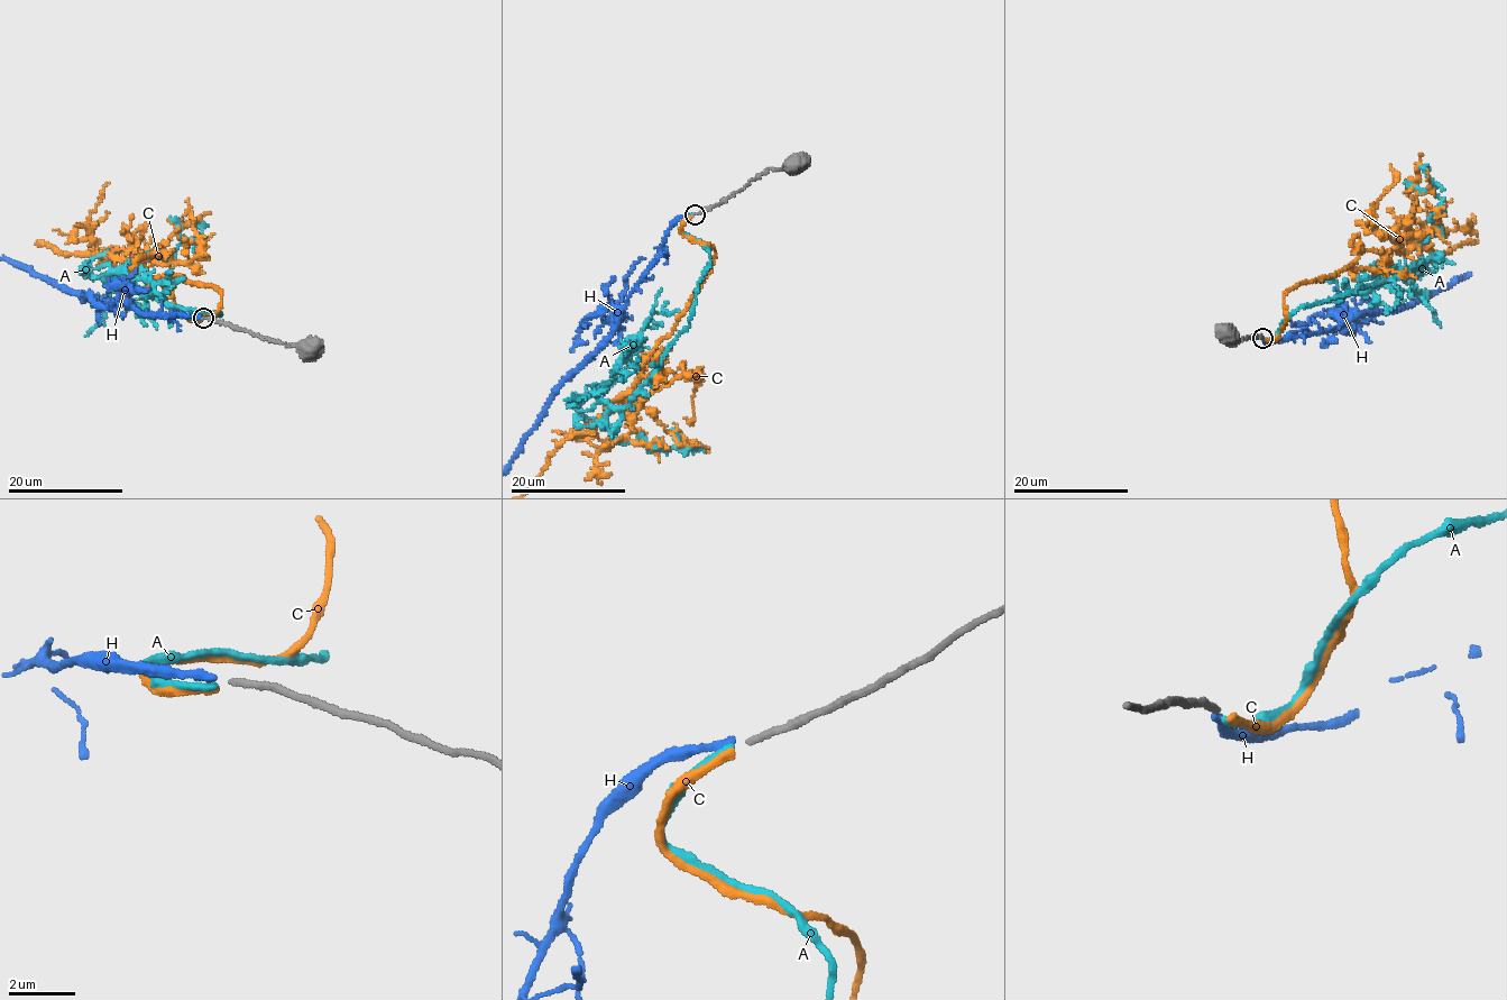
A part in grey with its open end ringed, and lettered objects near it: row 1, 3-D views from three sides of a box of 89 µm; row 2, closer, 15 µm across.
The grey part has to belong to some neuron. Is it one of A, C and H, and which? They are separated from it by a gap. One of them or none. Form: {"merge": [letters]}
{"merge": ["H"]}

